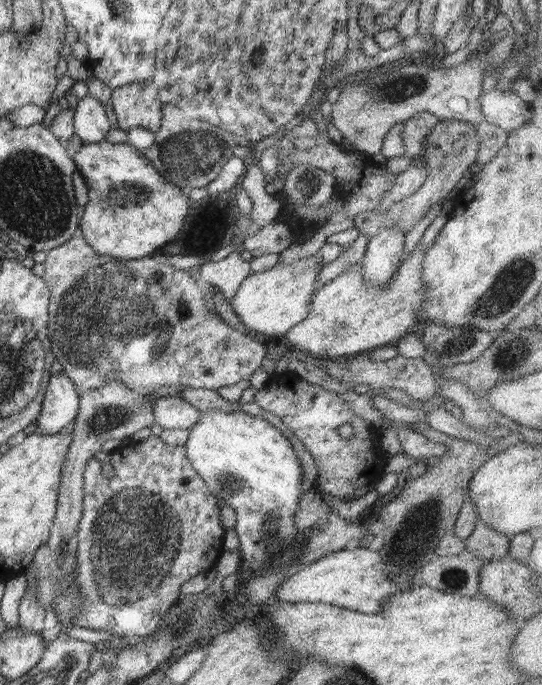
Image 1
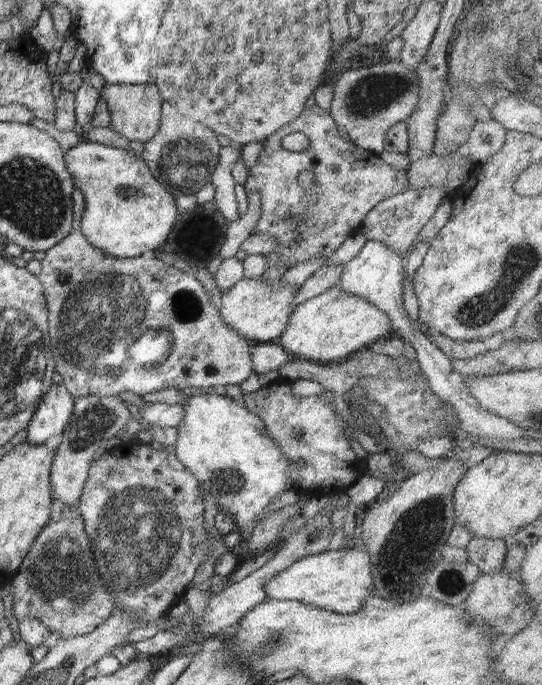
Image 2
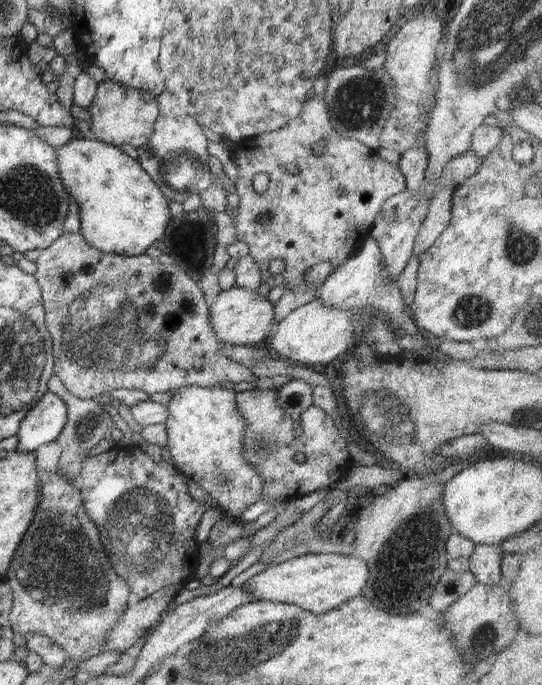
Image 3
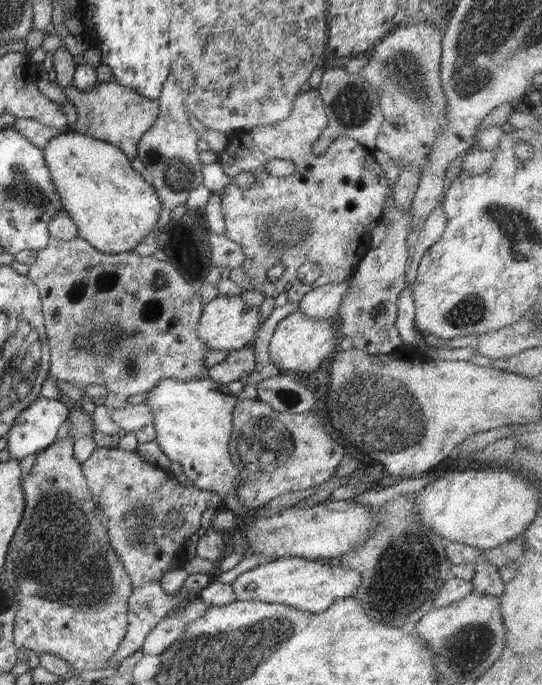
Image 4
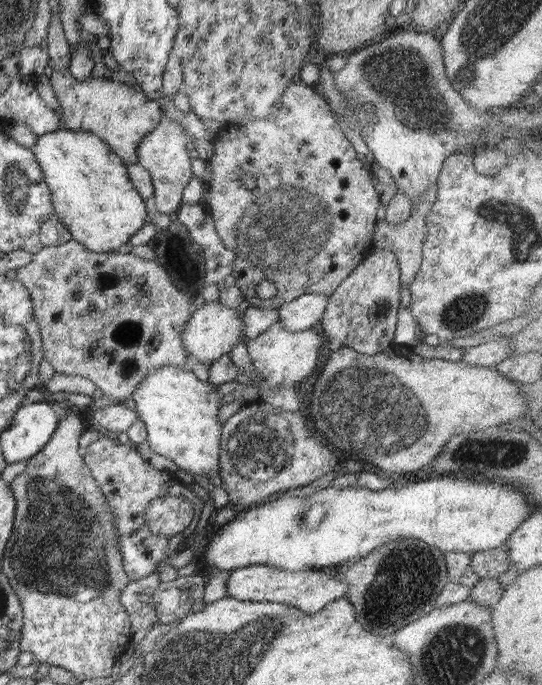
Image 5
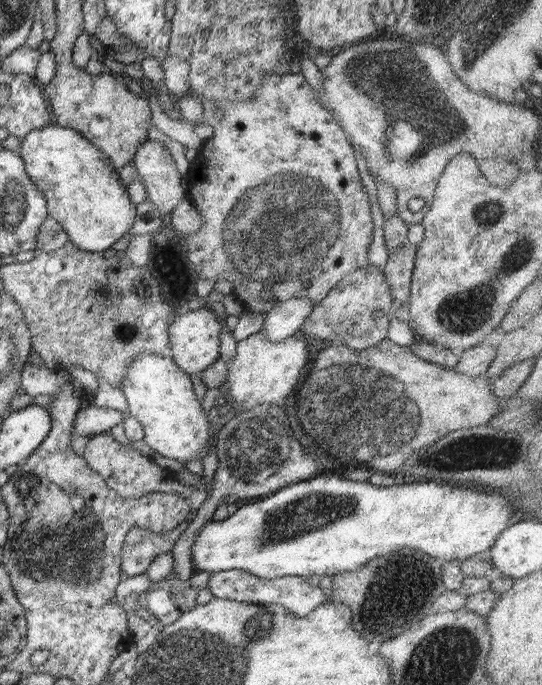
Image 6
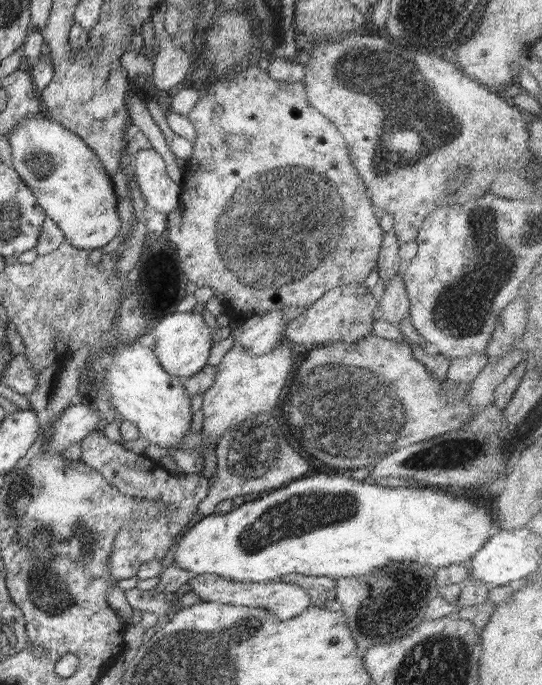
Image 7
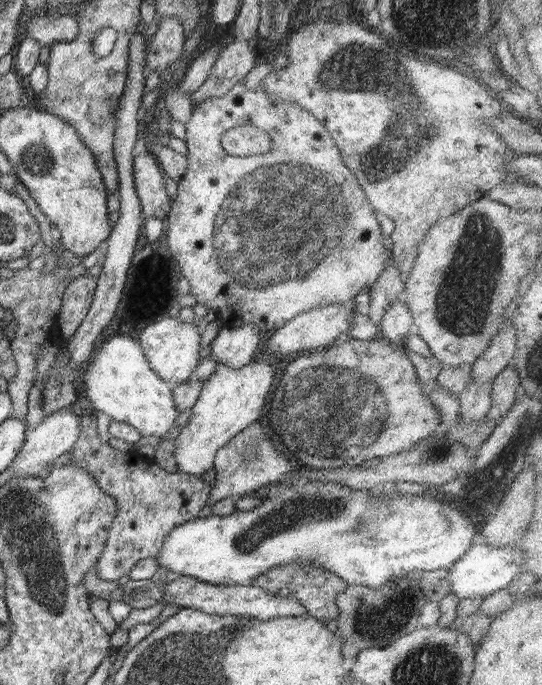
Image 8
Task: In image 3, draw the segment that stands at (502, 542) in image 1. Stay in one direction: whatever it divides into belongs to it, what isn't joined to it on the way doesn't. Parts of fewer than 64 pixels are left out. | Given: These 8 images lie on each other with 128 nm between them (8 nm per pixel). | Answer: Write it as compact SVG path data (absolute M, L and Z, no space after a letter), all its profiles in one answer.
M475 544L469 558L469 571L476 575L476 582L482 584L505 582L501 575L501 559L503 558L501 544Z

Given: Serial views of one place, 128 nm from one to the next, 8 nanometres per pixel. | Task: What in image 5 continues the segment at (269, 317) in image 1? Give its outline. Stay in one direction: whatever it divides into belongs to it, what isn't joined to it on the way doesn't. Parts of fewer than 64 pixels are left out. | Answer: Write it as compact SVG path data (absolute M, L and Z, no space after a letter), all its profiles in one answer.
M219 300L204 303L202 307L194 309L184 329L181 340L192 363L206 362L210 365L222 355L230 352L239 342L248 340L243 334L242 314L237 308L228 308Z

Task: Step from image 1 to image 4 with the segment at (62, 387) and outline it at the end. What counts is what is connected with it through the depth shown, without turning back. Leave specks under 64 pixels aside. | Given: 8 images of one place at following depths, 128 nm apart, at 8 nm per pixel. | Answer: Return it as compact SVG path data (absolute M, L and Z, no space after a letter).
M36 398L16 417L7 434L6 450L12 459L48 449L63 432L70 410L66 404L49 398Z

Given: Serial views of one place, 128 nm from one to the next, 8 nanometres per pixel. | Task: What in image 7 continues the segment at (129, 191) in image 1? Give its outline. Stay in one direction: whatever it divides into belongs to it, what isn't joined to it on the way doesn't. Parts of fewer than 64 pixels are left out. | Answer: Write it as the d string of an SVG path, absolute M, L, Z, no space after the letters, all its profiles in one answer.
M33 117L25 119L8 136L11 147L11 163L20 179L36 196L38 204L64 233L66 241L76 248L92 251L94 248L106 246L122 228L122 221L118 215L118 200L112 178L106 173L102 161L96 153L78 135L61 126L50 118Z

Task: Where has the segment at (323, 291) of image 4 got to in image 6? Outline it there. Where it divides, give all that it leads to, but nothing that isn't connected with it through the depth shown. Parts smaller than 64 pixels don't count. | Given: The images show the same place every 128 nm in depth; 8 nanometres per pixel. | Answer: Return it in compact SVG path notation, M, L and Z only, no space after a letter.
M306 297L291 298L275 303L266 312L263 332L272 343L282 342L288 338L300 336L302 324L308 314L314 310L314 303Z

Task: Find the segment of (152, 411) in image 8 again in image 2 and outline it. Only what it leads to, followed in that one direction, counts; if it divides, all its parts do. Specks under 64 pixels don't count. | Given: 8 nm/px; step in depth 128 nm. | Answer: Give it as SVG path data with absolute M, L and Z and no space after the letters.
M224 392L187 396L182 407L184 420L176 426L178 438L172 448L178 460L214 496L220 510L233 519L242 538L248 540L278 496L291 489L288 457L268 435L266 423Z

